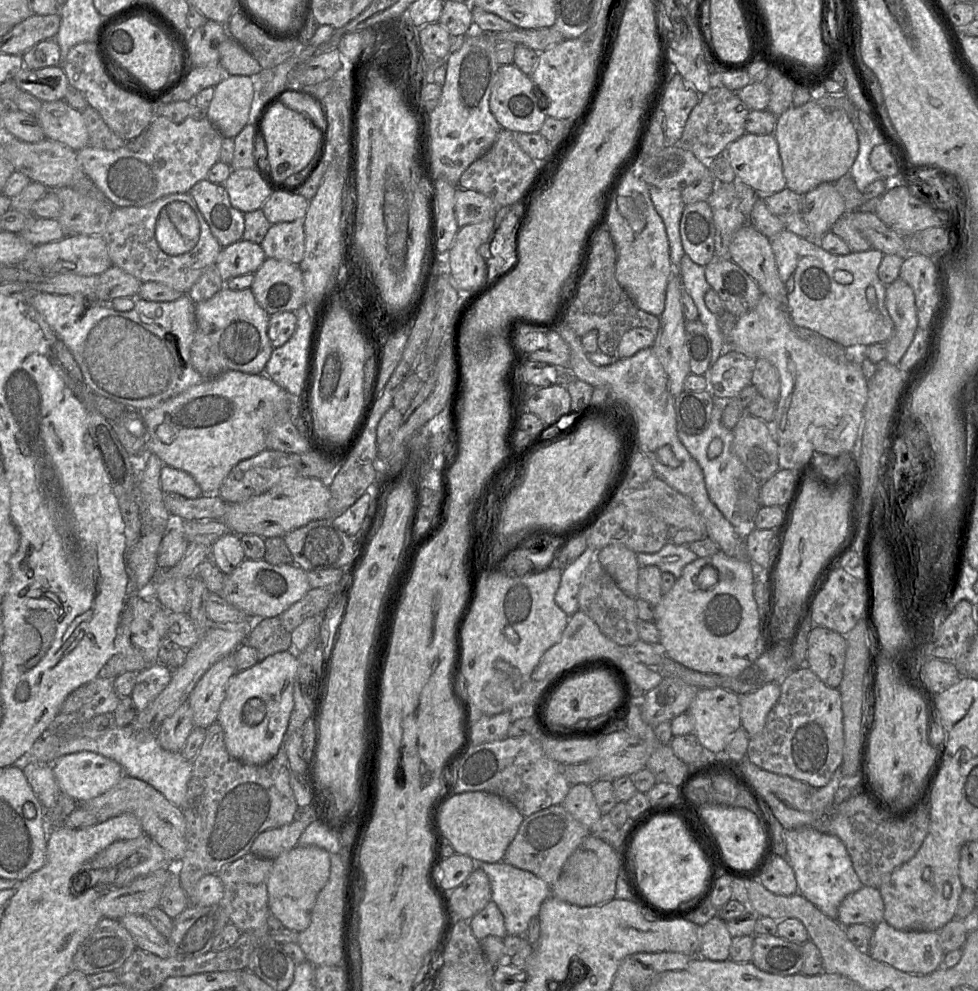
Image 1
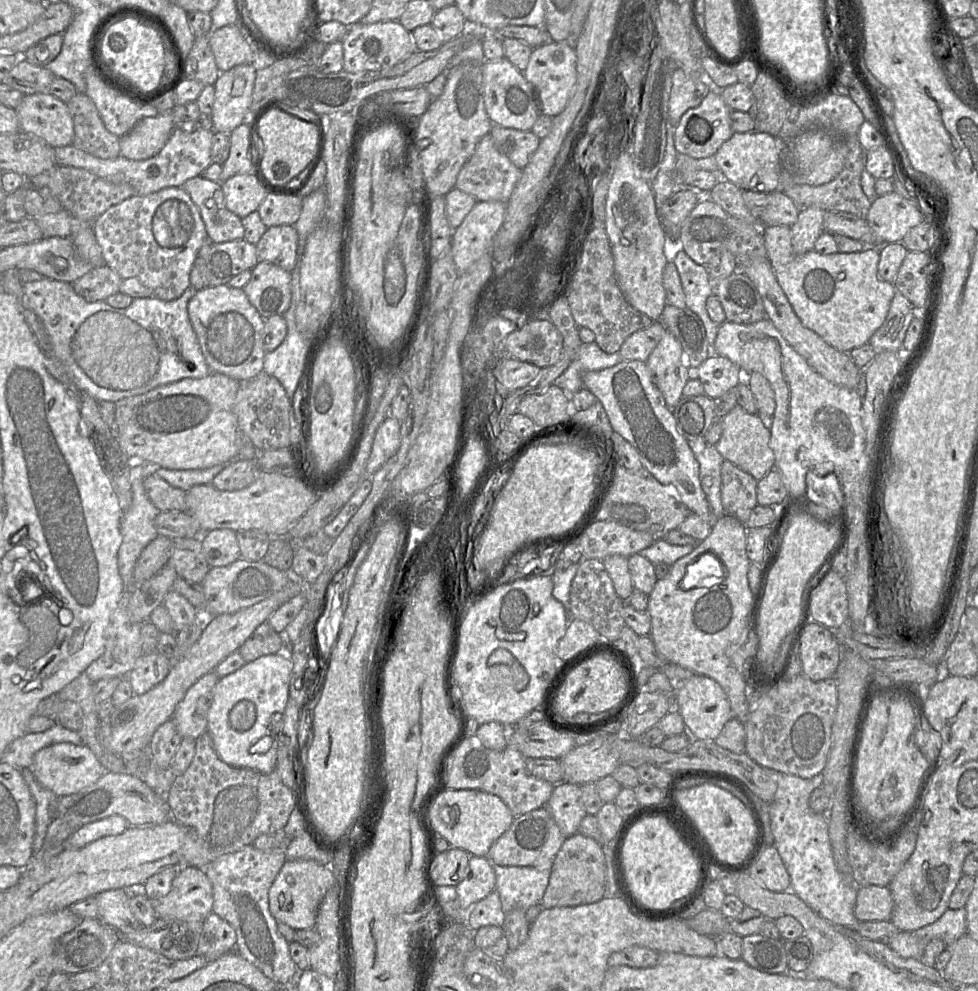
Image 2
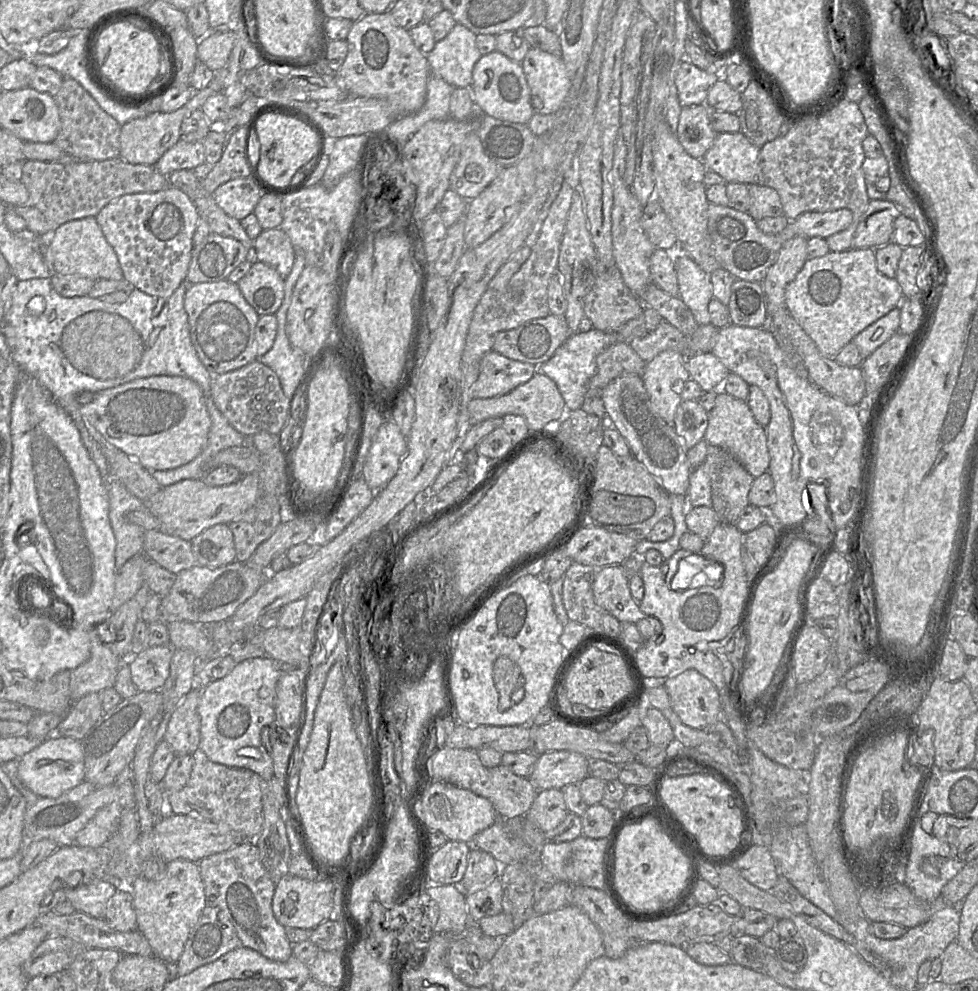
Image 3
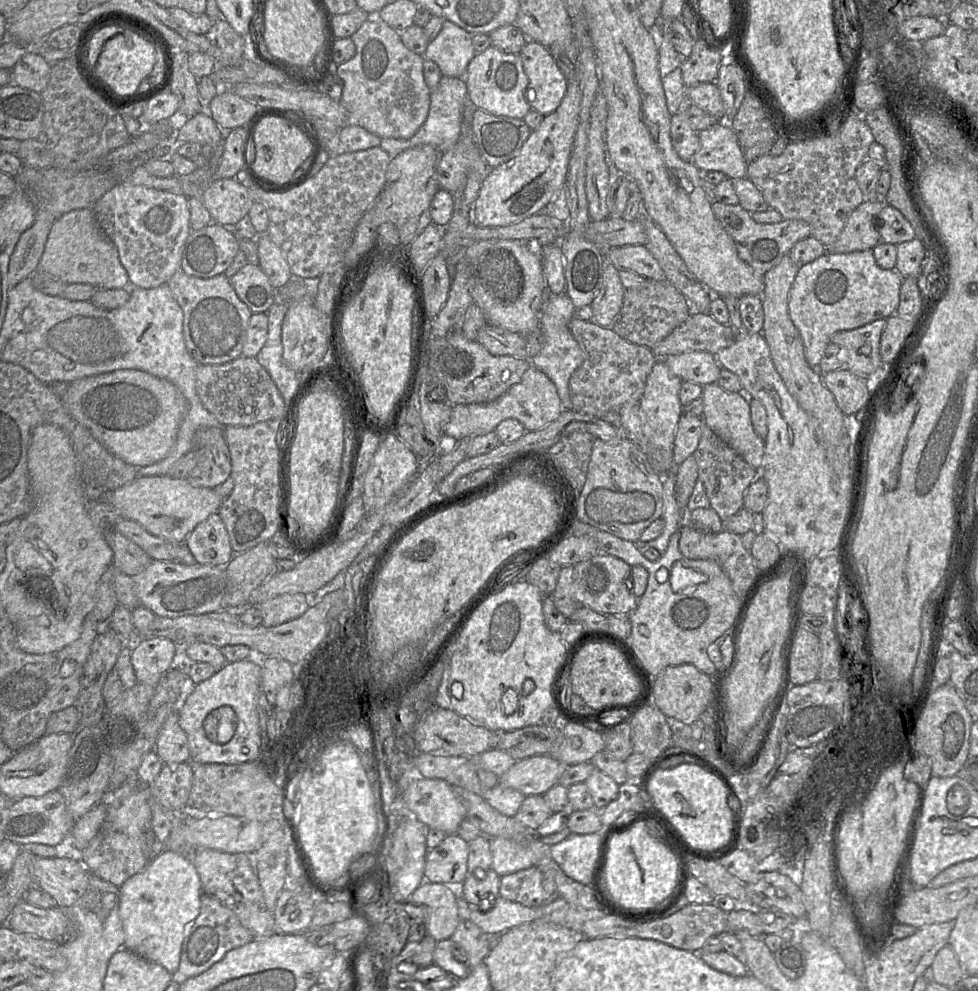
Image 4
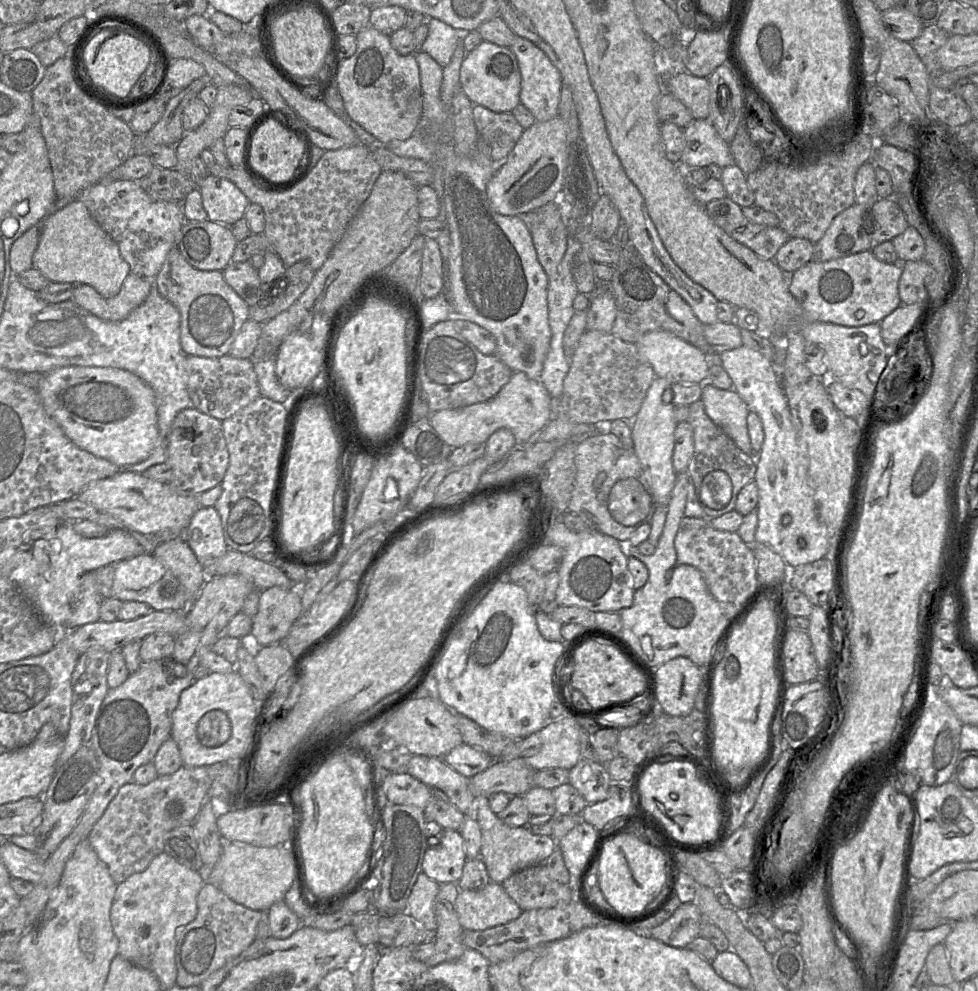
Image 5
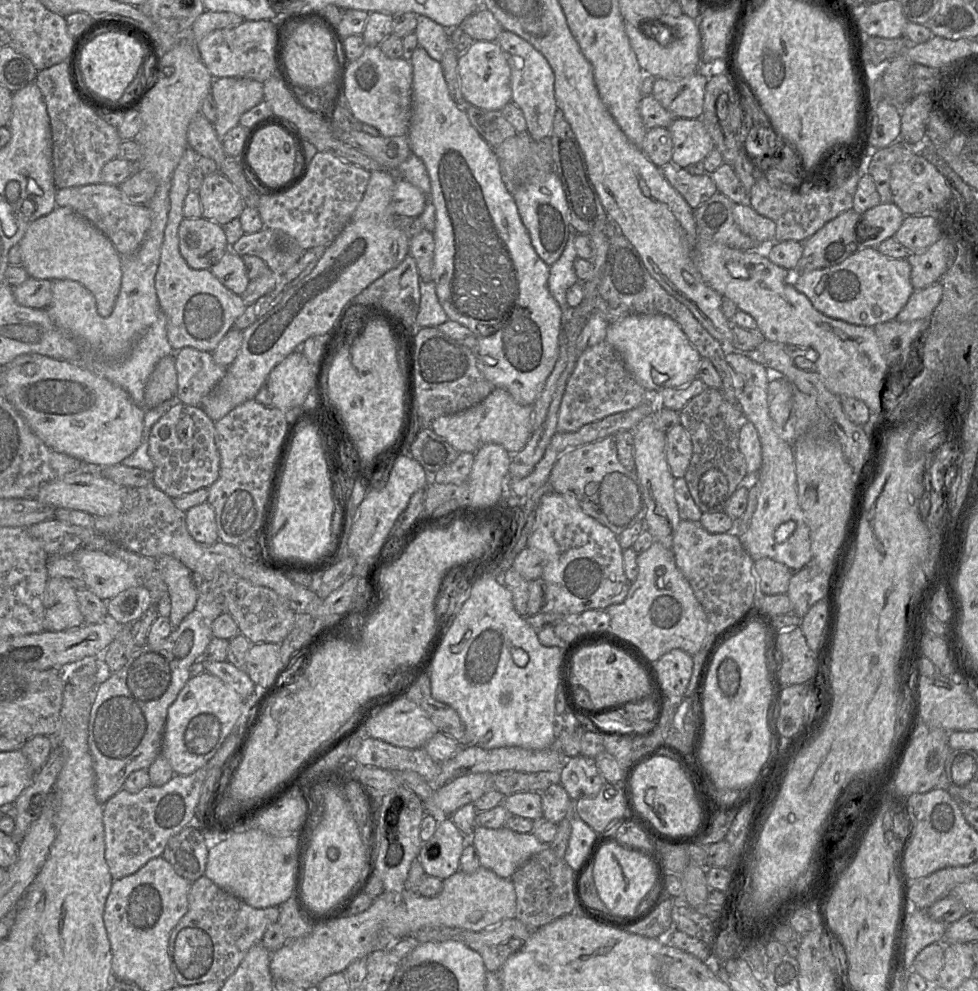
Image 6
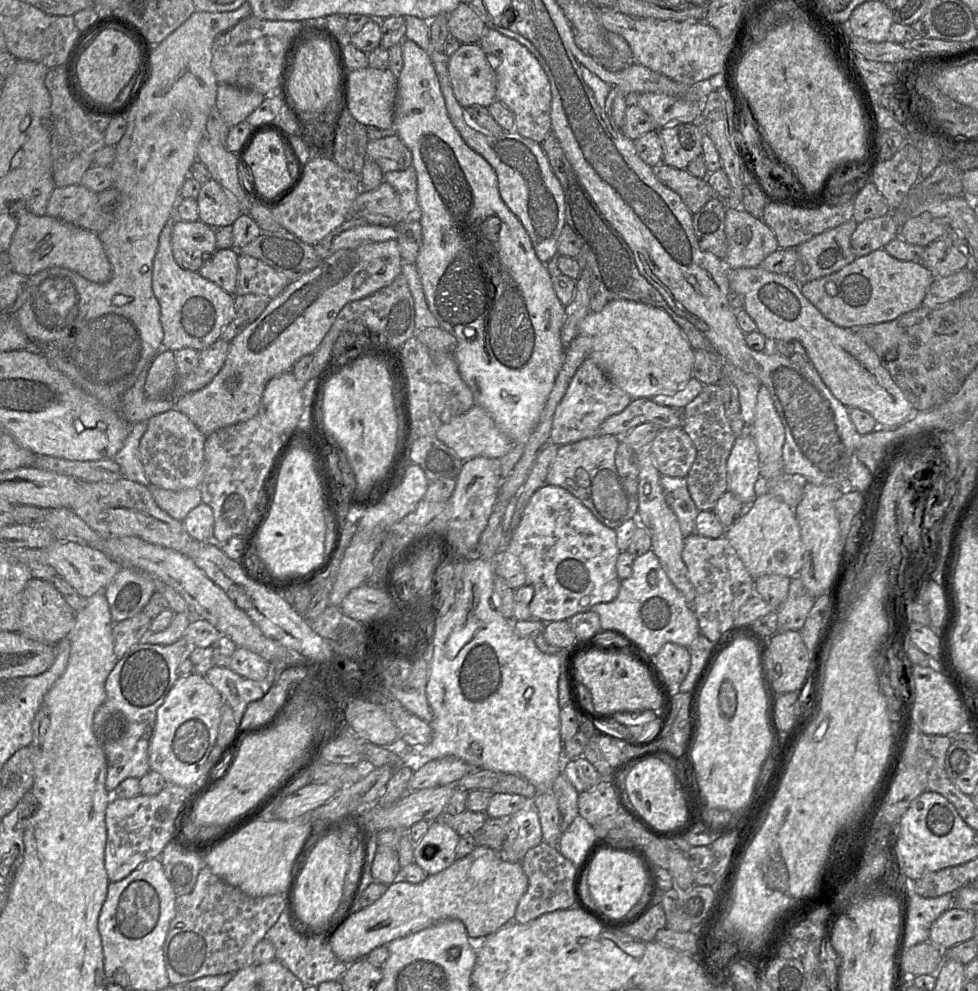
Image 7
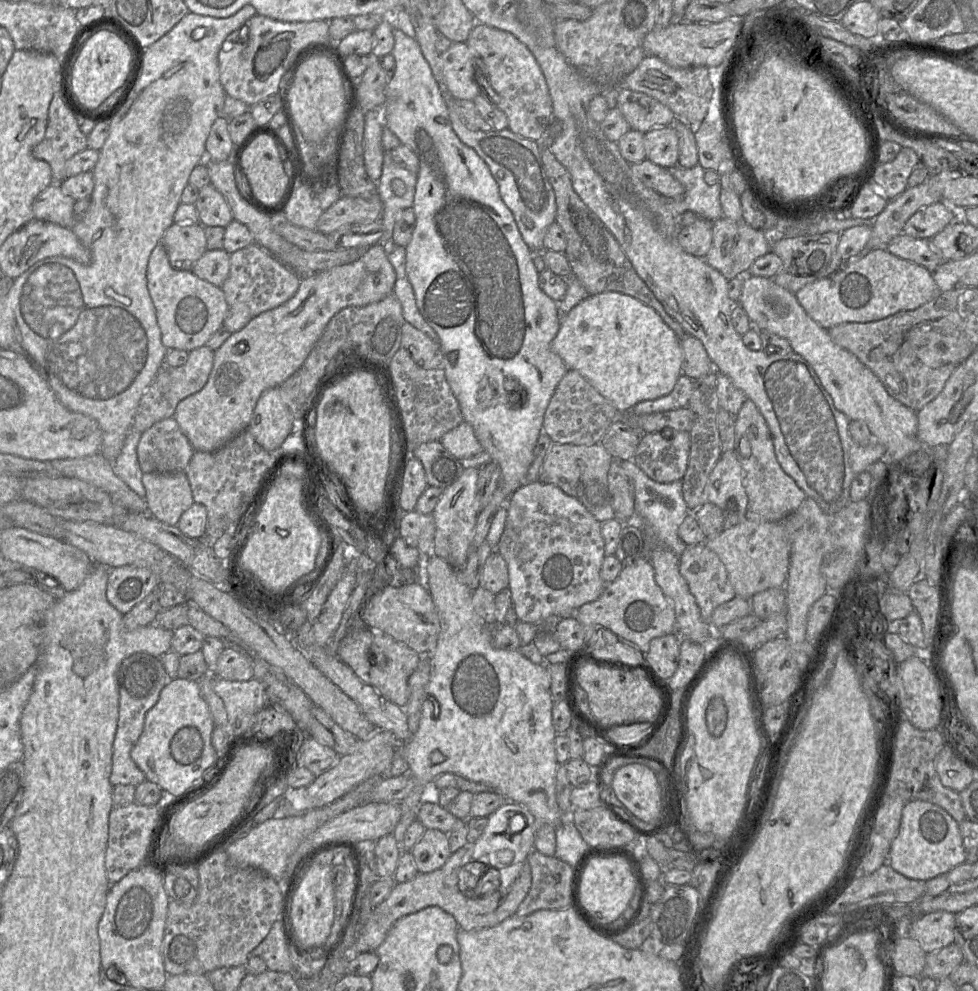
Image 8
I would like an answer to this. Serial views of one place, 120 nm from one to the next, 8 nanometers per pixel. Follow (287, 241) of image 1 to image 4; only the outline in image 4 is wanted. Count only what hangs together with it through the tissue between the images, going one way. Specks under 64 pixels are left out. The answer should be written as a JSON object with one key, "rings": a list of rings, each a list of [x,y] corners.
{"rings":[[[268,234],[259,235],[256,239],[259,266],[267,275],[274,289],[282,288],[292,277],[290,267],[281,249]]]}

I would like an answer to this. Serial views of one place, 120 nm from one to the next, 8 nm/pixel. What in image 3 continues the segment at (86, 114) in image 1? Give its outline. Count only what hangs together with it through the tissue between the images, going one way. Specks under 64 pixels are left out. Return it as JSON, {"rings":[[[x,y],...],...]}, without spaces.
{"rings":[[[64,77],[59,91],[53,98],[58,107],[60,129],[52,143],[56,144],[64,154],[90,161],[102,161],[120,156],[121,125],[106,113],[76,80]]]}

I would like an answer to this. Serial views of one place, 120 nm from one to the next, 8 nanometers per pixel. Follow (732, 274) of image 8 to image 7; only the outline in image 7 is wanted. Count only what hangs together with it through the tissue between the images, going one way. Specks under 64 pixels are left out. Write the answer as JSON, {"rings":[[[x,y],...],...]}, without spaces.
{"rings":[[[727,209],[725,233],[728,251],[722,261],[727,269],[758,267],[766,257],[779,249],[773,230],[762,219],[755,218],[746,210]]]}

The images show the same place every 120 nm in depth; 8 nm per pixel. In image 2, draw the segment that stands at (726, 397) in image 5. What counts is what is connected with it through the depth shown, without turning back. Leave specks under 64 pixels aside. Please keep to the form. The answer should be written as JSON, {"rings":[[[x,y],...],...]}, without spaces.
{"rings":[[[739,405],[721,419],[722,434],[714,445],[724,460],[750,474],[754,479],[762,479],[775,465],[775,456],[770,447],[771,433],[758,414],[749,414]]]}

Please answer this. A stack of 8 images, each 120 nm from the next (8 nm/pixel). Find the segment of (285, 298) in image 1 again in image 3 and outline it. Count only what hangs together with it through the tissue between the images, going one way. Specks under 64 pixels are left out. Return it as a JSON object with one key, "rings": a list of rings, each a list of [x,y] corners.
{"rings":[[[253,260],[250,270],[237,285],[259,316],[275,314],[284,296],[284,280],[271,266]]]}

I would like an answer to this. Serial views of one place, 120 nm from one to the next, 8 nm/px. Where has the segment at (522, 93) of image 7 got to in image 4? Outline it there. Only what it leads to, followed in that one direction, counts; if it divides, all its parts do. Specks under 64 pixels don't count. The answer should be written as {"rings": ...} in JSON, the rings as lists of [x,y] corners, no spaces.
{"rings":[[[528,41],[519,52],[528,78],[525,98],[531,109],[546,116],[555,111],[566,94],[568,81],[548,48]]]}

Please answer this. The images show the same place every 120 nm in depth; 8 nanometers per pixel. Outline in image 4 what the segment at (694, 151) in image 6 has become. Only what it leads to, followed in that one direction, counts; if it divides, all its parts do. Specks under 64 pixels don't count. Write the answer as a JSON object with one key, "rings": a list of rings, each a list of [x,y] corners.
{"rings":[[[718,122],[698,134],[700,148],[692,158],[697,168],[701,171],[720,171],[728,178],[747,176],[748,162],[728,122]]]}

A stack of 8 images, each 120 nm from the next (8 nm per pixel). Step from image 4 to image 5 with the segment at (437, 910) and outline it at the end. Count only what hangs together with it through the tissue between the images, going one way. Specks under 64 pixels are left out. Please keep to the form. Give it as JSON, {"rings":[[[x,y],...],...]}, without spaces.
{"rings":[[[421,872],[412,888],[406,912],[427,930],[436,930],[437,921],[434,913],[434,900],[440,885]]]}

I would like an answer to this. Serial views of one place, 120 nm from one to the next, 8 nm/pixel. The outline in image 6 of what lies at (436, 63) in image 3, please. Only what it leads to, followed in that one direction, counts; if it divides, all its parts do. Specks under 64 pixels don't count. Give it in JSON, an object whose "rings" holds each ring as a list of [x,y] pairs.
{"rings":[[[417,15],[417,27],[414,31],[418,46],[428,55],[440,62],[445,50],[449,47],[448,30],[426,16]]]}

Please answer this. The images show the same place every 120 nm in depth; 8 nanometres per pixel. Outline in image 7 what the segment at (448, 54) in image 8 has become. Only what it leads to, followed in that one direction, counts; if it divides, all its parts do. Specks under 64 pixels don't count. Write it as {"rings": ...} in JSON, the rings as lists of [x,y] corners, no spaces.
{"rings":[[[478,43],[461,44],[448,58],[448,72],[454,95],[463,108],[472,105],[488,107],[496,101],[495,69]]]}

